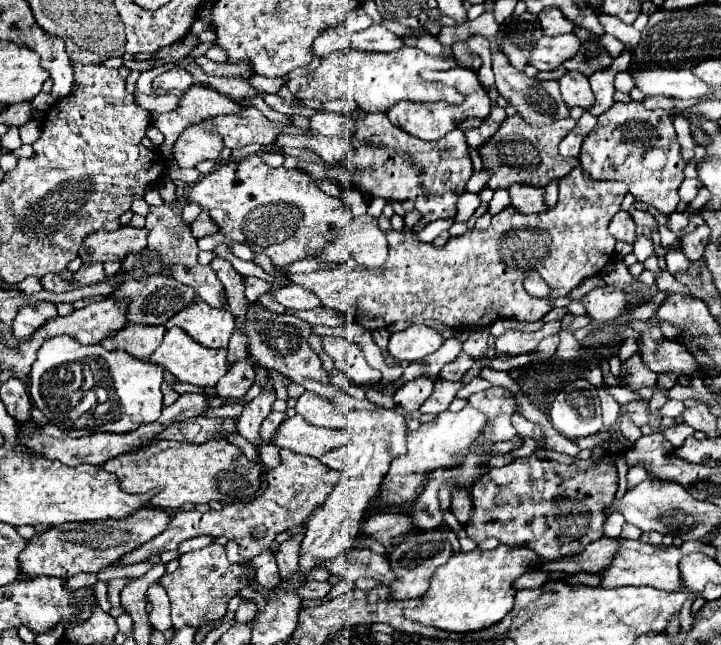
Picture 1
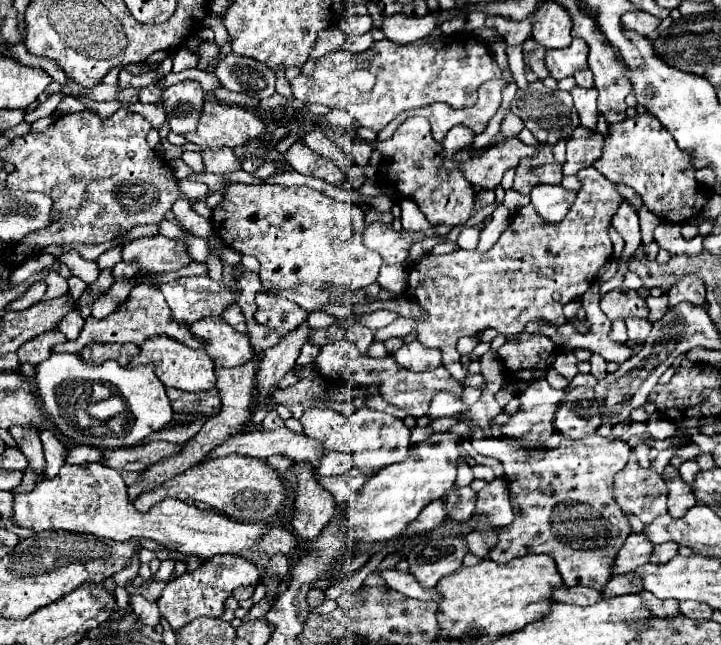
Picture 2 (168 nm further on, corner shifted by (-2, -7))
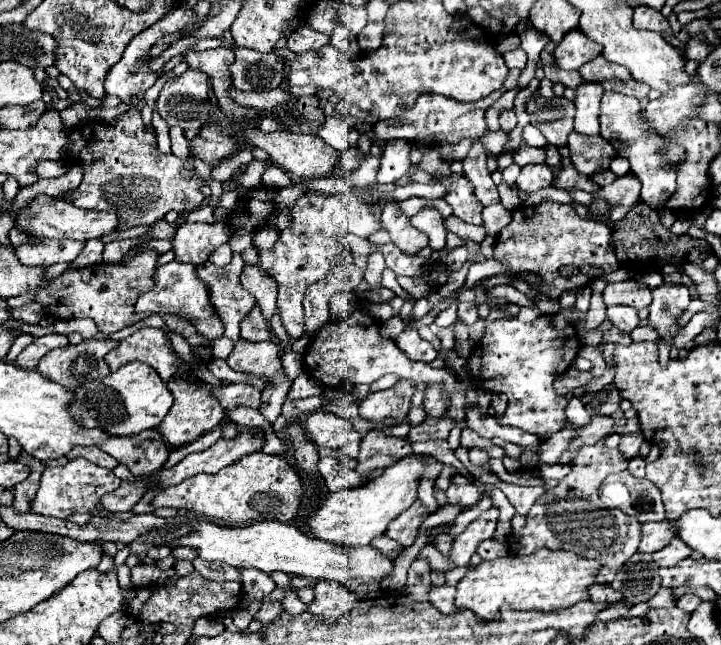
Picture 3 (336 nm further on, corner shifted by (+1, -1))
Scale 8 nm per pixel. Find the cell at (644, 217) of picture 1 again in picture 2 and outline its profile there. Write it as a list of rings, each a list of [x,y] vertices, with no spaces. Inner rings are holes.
[[[662,222],[654,230],[654,240],[660,248],[666,248],[670,256],[698,256],[702,252],[702,236],[696,236],[692,240],[684,240],[680,236],[680,226]]]

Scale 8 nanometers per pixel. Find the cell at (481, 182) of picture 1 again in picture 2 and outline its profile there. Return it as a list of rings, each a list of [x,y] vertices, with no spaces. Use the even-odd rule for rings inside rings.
[[[516,136],[504,138],[482,150],[478,158],[470,158],[460,170],[464,176],[484,190],[494,190],[500,186],[500,180],[508,168],[514,168],[520,158],[534,154],[534,146],[520,142]]]

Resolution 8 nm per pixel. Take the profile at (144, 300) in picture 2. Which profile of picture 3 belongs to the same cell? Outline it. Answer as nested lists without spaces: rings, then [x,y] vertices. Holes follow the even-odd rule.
[[[169,262],[159,266],[157,276],[155,276],[155,288],[147,294],[143,294],[137,300],[137,312],[159,312],[159,314],[175,314],[175,316],[185,316],[187,320],[193,320],[209,340],[215,340],[223,334],[223,322],[217,316],[211,300],[209,300],[209,288],[203,280],[197,278],[197,266],[193,264],[183,264],[183,262]]]

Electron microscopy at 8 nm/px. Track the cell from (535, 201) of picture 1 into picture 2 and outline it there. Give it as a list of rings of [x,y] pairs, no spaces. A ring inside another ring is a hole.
[[[534,186],[530,192],[530,202],[538,216],[550,224],[560,222],[568,214],[574,198],[576,192],[568,192],[560,186]]]

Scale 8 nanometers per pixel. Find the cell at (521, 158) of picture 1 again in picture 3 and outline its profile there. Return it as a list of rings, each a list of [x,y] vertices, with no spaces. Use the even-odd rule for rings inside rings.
[[[547,164],[541,166],[525,166],[517,178],[517,186],[519,190],[525,192],[537,192],[541,188],[547,188],[553,184],[553,176],[551,176],[551,168]]]

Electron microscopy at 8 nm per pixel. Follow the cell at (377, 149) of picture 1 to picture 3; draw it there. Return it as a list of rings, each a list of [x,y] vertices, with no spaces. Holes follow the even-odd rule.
[[[461,176],[461,184],[453,184],[451,192],[445,196],[445,200],[451,204],[453,214],[459,216],[461,220],[465,220],[469,224],[483,224],[483,218],[481,218],[483,204],[477,200],[473,186],[469,184],[467,178]]]

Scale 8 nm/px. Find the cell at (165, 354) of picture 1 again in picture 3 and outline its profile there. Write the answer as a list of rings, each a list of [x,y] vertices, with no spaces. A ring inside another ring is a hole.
[[[141,328],[129,338],[121,340],[117,348],[105,356],[111,372],[133,360],[145,362],[155,368],[163,382],[167,382],[179,370],[179,356],[167,344],[165,332],[161,328]]]

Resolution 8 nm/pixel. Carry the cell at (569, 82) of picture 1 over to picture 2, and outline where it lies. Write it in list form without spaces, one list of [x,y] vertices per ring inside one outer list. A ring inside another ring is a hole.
[[[576,86],[570,94],[574,98],[574,106],[578,110],[582,126],[588,126],[590,130],[595,131],[598,121],[598,91],[594,90],[594,88],[580,88],[580,86]]]

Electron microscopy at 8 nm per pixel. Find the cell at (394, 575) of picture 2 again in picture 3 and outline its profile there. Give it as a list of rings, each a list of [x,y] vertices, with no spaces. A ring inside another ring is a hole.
[[[431,586],[431,590],[429,590],[429,600],[431,600],[431,604],[433,604],[437,610],[441,610],[443,614],[453,614],[453,612],[457,612],[457,606],[453,604],[455,592],[453,592],[451,586],[439,586],[439,588]]]

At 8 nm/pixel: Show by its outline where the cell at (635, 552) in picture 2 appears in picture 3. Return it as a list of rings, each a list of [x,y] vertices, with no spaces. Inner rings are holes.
[[[663,520],[663,522],[643,524],[643,540],[639,544],[639,552],[653,554],[653,552],[665,548],[673,538],[677,538],[675,522]]]

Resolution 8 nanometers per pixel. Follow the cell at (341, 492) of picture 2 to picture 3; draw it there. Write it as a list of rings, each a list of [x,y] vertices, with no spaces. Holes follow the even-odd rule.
[[[370,430],[361,440],[359,451],[359,472],[387,468],[401,458],[413,454],[411,442],[407,438],[387,436],[381,430]]]

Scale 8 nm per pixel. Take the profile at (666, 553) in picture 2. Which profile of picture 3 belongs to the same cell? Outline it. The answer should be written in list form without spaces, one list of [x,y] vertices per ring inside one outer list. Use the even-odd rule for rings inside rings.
[[[675,538],[669,546],[665,546],[665,550],[659,550],[653,554],[653,560],[659,564],[659,566],[673,566],[677,564],[679,560],[685,560],[691,556],[691,548],[681,540],[681,538]]]

